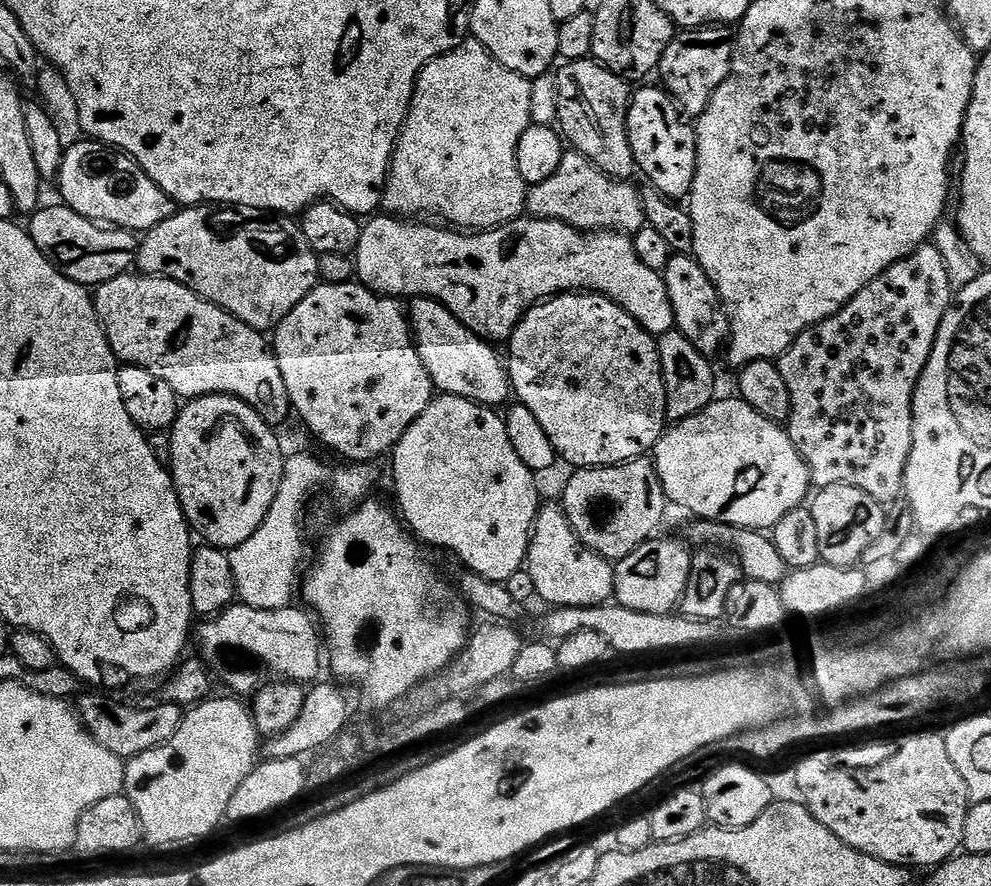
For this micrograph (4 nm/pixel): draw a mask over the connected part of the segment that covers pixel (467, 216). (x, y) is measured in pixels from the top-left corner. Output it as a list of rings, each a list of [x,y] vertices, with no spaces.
[[[474,38],[464,40],[457,48],[450,50],[446,54],[442,54],[438,58],[434,58],[420,72],[419,78],[416,79],[416,89],[412,95],[412,105],[408,108],[408,117],[404,119],[404,129],[400,132],[400,137],[396,143],[396,148],[392,152],[392,167],[388,173],[388,183],[384,185],[384,198],[382,201],[383,207],[387,209],[391,215],[401,218],[436,218],[432,216],[441,216],[441,221],[447,222],[453,229],[456,230],[491,230],[494,228],[503,228],[504,225],[512,223],[514,220],[519,220],[525,215],[526,205],[528,202],[528,194],[530,186],[522,178],[520,173],[520,139],[522,134],[526,134],[529,124],[532,123],[532,115],[530,114],[530,98],[532,97],[532,81],[526,79],[522,74],[514,74],[514,70],[506,70],[506,66],[502,66],[502,62],[498,62],[488,53],[486,46],[482,46],[482,42],[478,42]]]

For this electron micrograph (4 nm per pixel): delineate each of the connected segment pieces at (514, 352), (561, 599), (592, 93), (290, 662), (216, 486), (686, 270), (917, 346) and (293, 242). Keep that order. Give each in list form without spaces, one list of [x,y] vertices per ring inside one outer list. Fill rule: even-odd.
[[[566,292],[553,296],[540,303],[532,305],[524,313],[518,326],[506,341],[508,356],[506,355],[506,367],[511,391],[519,403],[526,406],[526,410],[534,413],[542,430],[546,430],[546,438],[554,446],[557,457],[568,464],[573,464],[573,469],[581,468],[608,468],[612,464],[625,464],[628,460],[638,460],[647,457],[655,449],[657,442],[666,431],[669,423],[668,411],[666,410],[666,386],[664,375],[660,365],[660,346],[657,337],[648,332],[622,306],[618,306],[609,296],[602,296],[595,292]]]
[[[541,503],[536,513],[536,524],[528,543],[526,571],[534,578],[534,590],[548,606],[558,608],[585,608],[607,604],[616,591],[616,570],[613,561],[590,550],[574,534],[559,503]]]
[[[595,58],[570,60],[563,67],[561,72],[555,73],[556,85],[558,86],[556,120],[563,139],[610,178],[625,182],[631,181],[632,175],[635,177],[638,169],[634,154],[630,150],[630,138],[628,137],[628,105],[632,103],[633,94],[629,81],[622,79],[618,74],[614,74],[609,68],[605,68]]]
[[[234,602],[218,615],[205,619],[201,628],[199,625],[195,629],[194,644],[200,647],[199,655],[209,666],[215,666],[219,662],[220,648],[233,648],[236,652],[245,652],[246,655],[261,660],[273,672],[273,677],[290,680],[301,686],[307,685],[315,681],[315,676],[320,672],[322,632],[311,611],[296,607],[258,610],[258,606]]]
[[[198,396],[195,400],[187,401],[181,407],[178,418],[170,429],[172,437],[172,463],[170,471],[184,516],[188,519],[188,526],[199,539],[200,536],[204,539],[201,541],[205,545],[225,550],[242,546],[242,542],[246,542],[246,538],[250,538],[250,534],[254,534],[254,530],[258,530],[258,526],[262,526],[266,514],[270,514],[270,506],[274,506],[274,498],[278,494],[278,486],[282,482],[282,470],[284,469],[284,457],[286,455],[285,449],[280,449],[279,438],[272,432],[275,432],[273,425],[268,424],[253,408],[246,402],[242,402],[237,396]]]
[[[673,255],[672,261],[663,272],[666,290],[670,294],[670,302],[674,310],[676,328],[703,356],[715,357],[715,352],[725,347],[732,330],[732,323],[728,321],[728,312],[724,308],[724,301],[716,293],[716,288],[710,282],[706,270],[696,257],[689,255]]]
[[[935,243],[921,244],[909,256],[902,258],[882,274],[878,274],[878,278],[874,278],[874,282],[870,282],[870,286],[858,290],[858,294],[854,294],[854,298],[850,298],[850,302],[844,304],[842,310],[838,310],[838,314],[810,326],[803,334],[797,336],[794,343],[784,351],[784,355],[779,357],[778,363],[782,379],[786,382],[786,390],[790,390],[790,414],[786,421],[788,437],[790,442],[794,442],[798,454],[802,454],[802,458],[807,462],[813,485],[817,489],[825,488],[831,484],[858,486],[858,490],[870,494],[870,498],[874,498],[878,503],[885,506],[891,506],[903,497],[904,475],[912,449],[912,403],[914,402],[914,394],[918,382],[922,378],[922,370],[926,370],[926,362],[936,345],[938,330],[942,326],[942,318],[952,307],[953,299],[954,289],[950,282],[950,274],[946,274],[946,262],[942,258],[942,254],[938,254]]]
[[[184,206],[176,215],[166,218],[166,222],[149,230],[138,244],[136,264],[139,271],[146,276],[165,276],[167,280],[186,286],[194,294],[246,322],[246,326],[275,329],[282,318],[321,283],[319,256],[306,242],[303,231],[297,229],[295,232],[292,228],[244,228],[229,236],[219,236],[208,225],[208,212],[204,206]]]

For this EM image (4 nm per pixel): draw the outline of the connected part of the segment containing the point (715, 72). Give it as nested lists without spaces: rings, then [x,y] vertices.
[[[705,26],[681,31],[670,42],[670,46],[666,46],[666,54],[662,54],[658,69],[659,83],[676,101],[685,117],[699,118],[706,110],[714,90],[726,82],[735,53],[736,42],[731,27]]]

